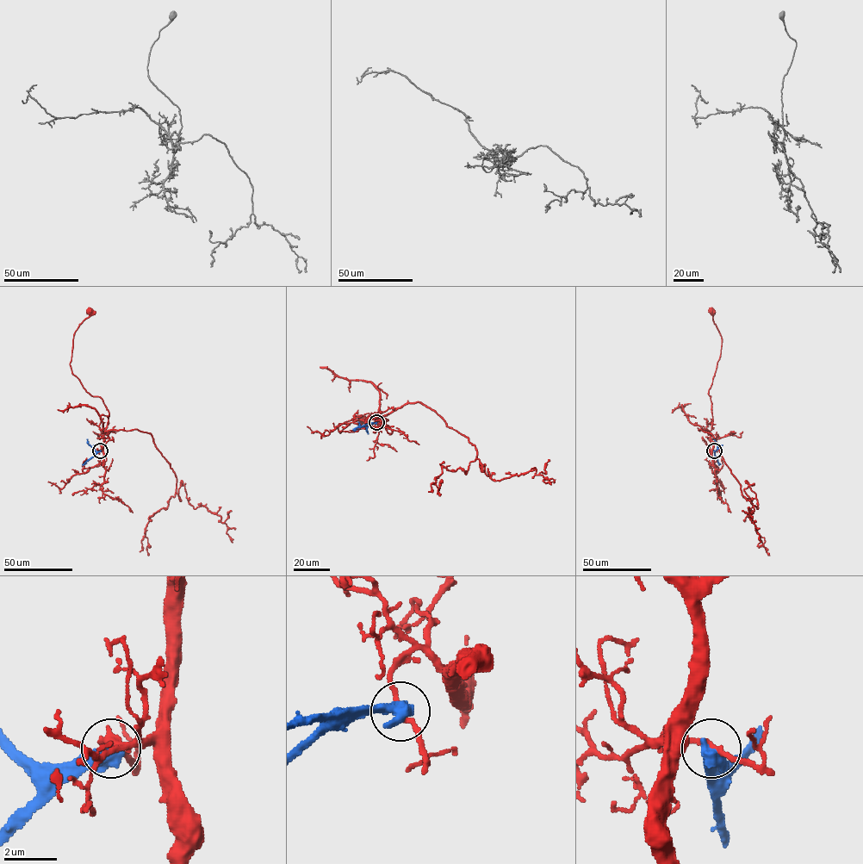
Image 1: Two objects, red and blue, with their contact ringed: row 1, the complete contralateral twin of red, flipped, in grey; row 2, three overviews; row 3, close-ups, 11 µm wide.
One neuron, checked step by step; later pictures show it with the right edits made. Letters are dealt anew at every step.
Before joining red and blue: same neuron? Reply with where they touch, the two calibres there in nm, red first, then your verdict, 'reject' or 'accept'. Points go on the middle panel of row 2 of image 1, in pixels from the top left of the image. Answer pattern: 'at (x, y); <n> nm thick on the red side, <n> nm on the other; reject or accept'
at (376, 422); 200 nm thick on the red side, 650 nm on the other; reject

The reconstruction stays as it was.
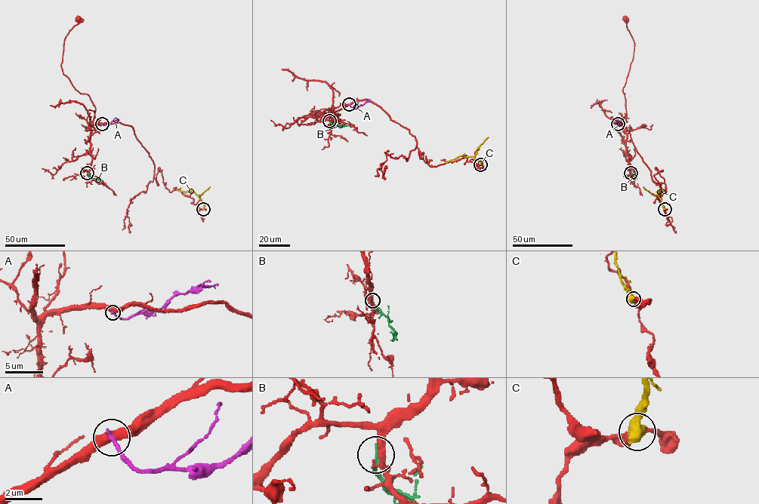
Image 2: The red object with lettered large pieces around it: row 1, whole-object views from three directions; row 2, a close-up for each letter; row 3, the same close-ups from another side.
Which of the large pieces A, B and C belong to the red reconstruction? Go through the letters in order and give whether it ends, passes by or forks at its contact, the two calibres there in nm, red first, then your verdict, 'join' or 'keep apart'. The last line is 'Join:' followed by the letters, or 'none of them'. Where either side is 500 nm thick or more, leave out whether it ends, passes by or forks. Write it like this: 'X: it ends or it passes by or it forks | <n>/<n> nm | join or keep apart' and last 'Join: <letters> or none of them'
A: it ends | 460/220 nm | keep apart
B: it ends | 280/200 nm | keep apart
C: 280/750 nm | keep apart
Join: none of them

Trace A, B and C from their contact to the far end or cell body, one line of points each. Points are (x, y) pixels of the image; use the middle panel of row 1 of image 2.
A: (349, 104), (357, 107), (370, 100)
B: (329, 121), (336, 126), (350, 125)
C: (480, 164), (479, 161), (473, 156), (460, 155), (445, 161)

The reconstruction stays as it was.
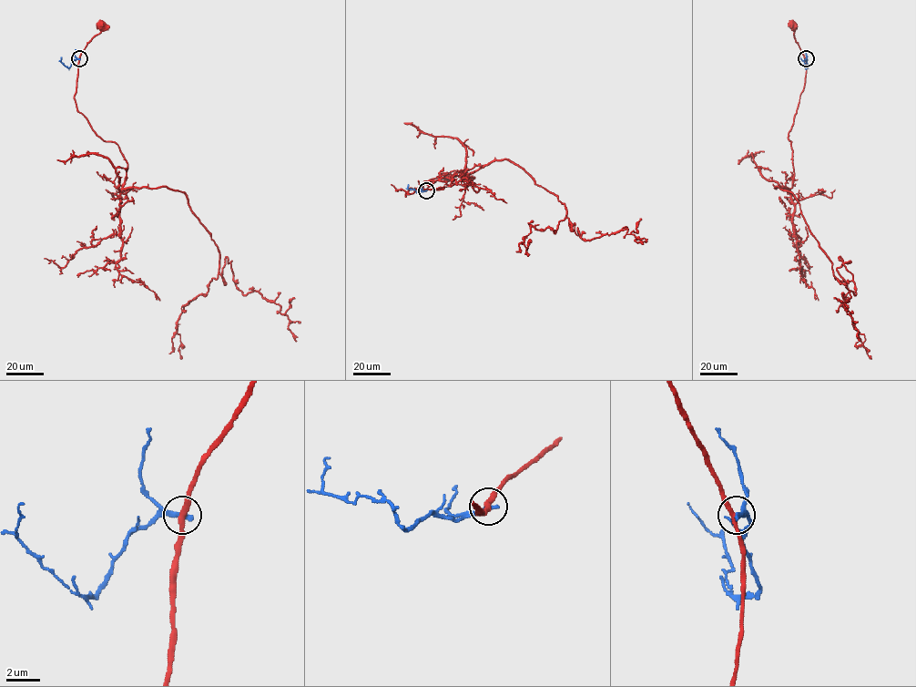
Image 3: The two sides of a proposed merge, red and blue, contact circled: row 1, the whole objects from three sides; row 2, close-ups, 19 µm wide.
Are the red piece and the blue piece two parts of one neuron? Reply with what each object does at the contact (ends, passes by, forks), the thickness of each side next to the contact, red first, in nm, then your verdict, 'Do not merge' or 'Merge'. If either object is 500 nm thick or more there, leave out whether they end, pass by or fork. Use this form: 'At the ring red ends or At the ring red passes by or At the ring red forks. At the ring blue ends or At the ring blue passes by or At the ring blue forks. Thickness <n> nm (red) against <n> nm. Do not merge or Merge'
At the ring red passes by. At the ring blue ends. Thickness 280 nm (red) against 300 nm. Do not merge

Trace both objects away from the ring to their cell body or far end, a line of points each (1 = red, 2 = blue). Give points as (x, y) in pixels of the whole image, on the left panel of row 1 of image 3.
1: (79, 59), (86, 45), (100, 32), (102, 25)
2: (79, 58), (68, 67), (61, 61), (61, 57)

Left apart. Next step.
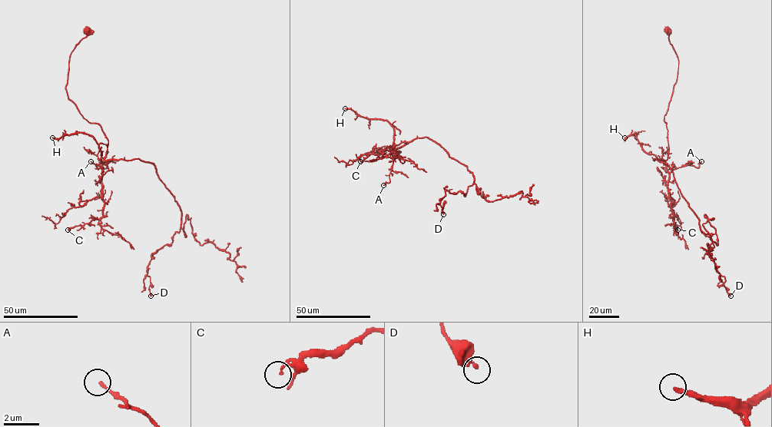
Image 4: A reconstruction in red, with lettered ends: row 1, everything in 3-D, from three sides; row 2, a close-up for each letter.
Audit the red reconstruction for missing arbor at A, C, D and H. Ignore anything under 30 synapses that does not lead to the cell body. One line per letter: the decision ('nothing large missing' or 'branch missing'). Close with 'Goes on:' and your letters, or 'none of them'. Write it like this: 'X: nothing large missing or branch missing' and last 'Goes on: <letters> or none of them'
A: nothing large missing
C: nothing large missing
D: nothing large missing
H: branch missing
Goes on: H

